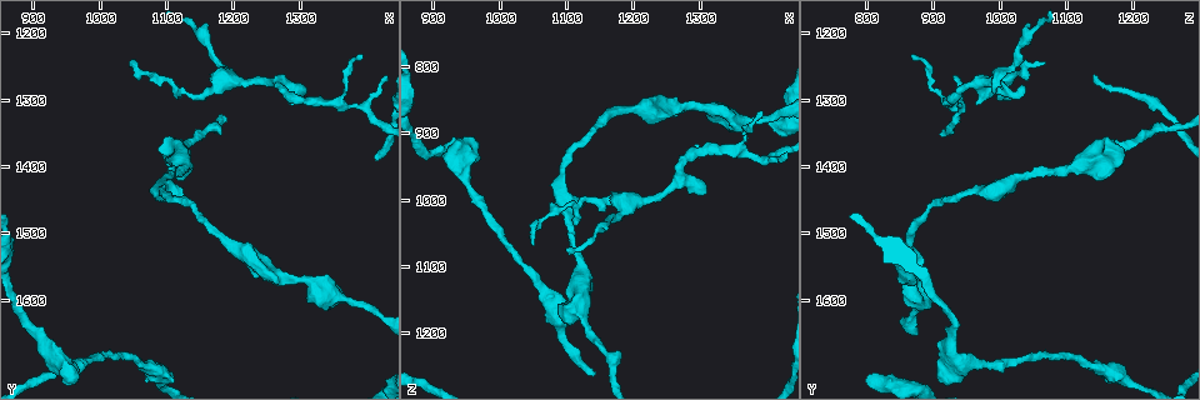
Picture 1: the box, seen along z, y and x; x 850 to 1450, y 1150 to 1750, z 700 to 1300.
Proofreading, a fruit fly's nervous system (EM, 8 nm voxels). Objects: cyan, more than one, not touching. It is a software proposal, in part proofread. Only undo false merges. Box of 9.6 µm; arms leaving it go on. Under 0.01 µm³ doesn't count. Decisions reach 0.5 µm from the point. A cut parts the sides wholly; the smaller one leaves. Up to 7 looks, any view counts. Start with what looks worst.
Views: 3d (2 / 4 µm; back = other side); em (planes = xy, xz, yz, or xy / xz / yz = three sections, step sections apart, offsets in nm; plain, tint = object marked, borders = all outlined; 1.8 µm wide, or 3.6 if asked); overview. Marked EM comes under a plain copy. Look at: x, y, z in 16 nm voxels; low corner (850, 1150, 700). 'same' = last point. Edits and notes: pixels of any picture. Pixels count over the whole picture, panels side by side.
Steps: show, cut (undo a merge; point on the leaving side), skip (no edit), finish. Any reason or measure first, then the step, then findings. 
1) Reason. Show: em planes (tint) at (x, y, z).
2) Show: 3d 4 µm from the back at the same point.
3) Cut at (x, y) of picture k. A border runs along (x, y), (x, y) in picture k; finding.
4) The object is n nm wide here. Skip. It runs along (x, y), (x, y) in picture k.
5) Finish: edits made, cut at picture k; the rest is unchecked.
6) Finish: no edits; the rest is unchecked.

Sudden change in width. Show: 3d 4 µm at (1355, 1600, 885).

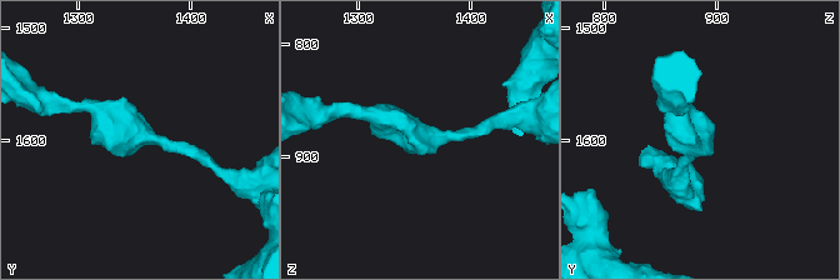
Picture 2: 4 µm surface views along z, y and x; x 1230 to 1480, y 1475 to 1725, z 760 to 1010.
The arms are 170, 280 nm wide. Show: em planes (tint) at (1352, 1594, 880).

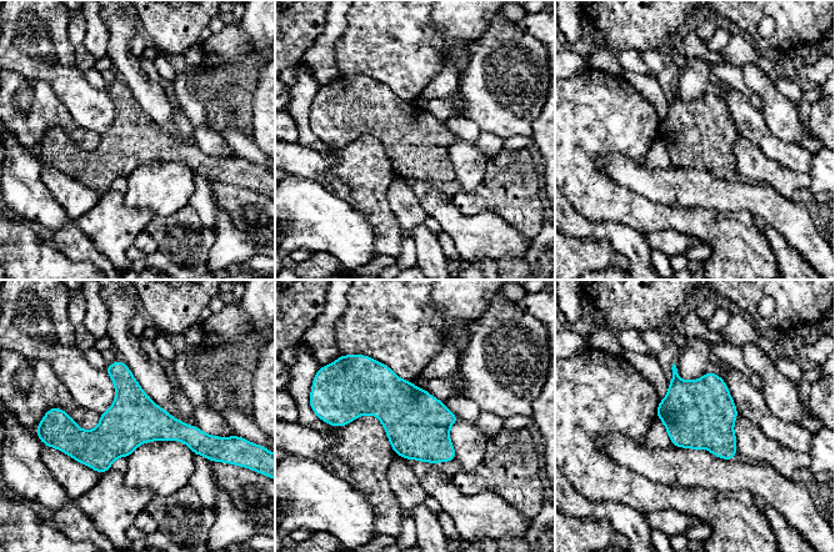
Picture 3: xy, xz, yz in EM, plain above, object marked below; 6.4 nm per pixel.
Skip. One neuron here.

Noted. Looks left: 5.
Three-way junction. Show: 3d 4 µm at (1185, 1270, 1005).

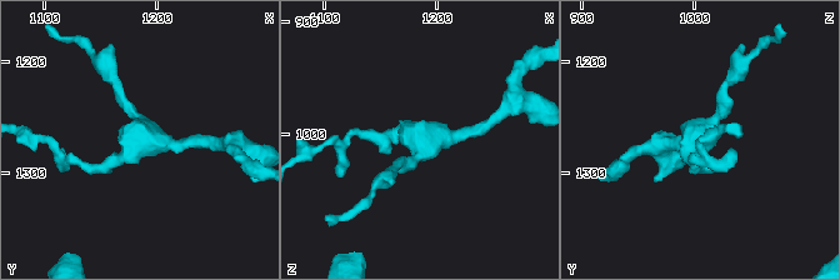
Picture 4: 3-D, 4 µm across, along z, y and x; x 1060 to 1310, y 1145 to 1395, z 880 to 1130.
3 arms meet here; the arms are 160, 180, 190 nm wide; shape alone is not enough. Show: em planes (tint) at (1188, 1268, 1000).

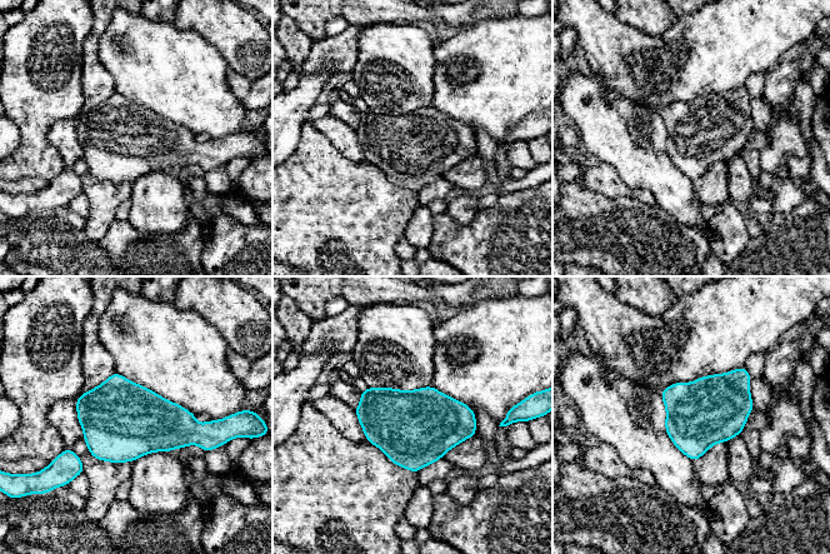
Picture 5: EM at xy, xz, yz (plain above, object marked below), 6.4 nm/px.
Skip. One neuron here.

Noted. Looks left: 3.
Sudden change in width. Show: em planes (tint) at (1090, 1440, 970).

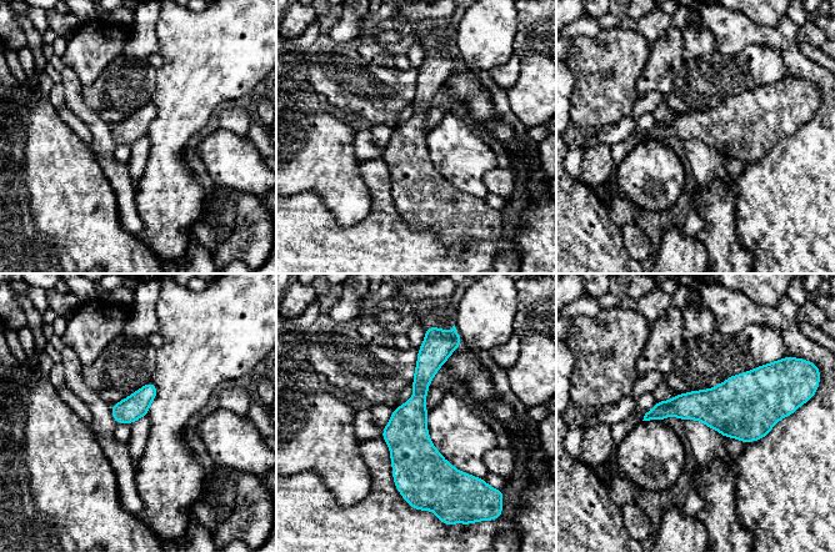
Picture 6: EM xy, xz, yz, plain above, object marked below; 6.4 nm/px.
Skip. It runs along (430, 340), (410, 418), (410, 488) in picture 6; continuous, no second neuron.

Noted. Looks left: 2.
Finish: no edits; the rest is unchecked.

